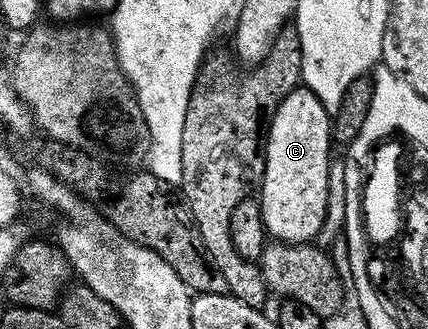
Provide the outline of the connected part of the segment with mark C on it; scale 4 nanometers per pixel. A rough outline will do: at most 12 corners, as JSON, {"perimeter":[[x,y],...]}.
{"perimeter":[[296,88],[271,121],[259,207],[272,239],[327,218],[332,115]]}

